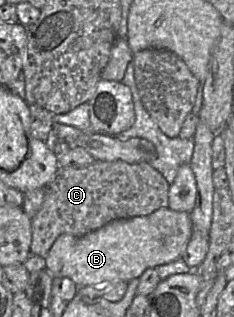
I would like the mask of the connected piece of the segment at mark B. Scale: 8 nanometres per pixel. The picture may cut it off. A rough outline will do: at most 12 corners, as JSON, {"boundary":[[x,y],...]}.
{"boundary":[[168,207],[60,235],[46,270],[78,287],[181,259],[190,213]]}

